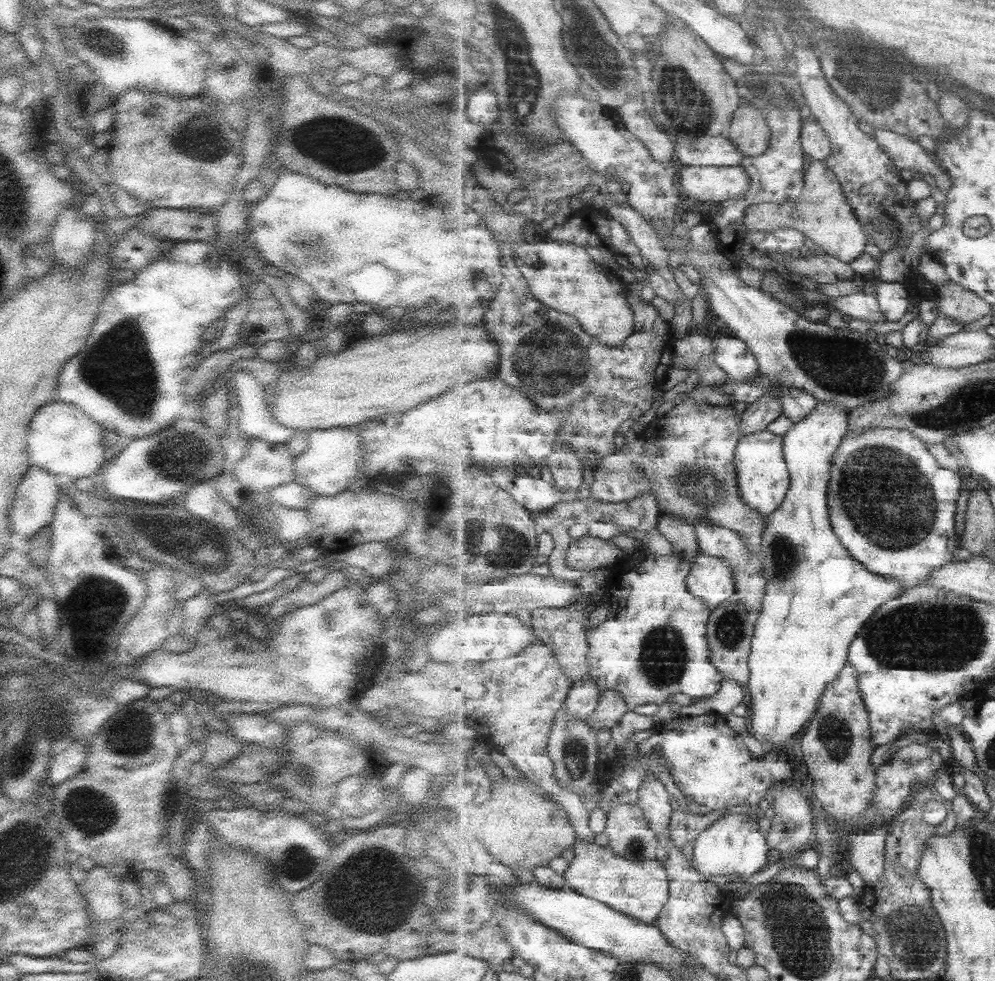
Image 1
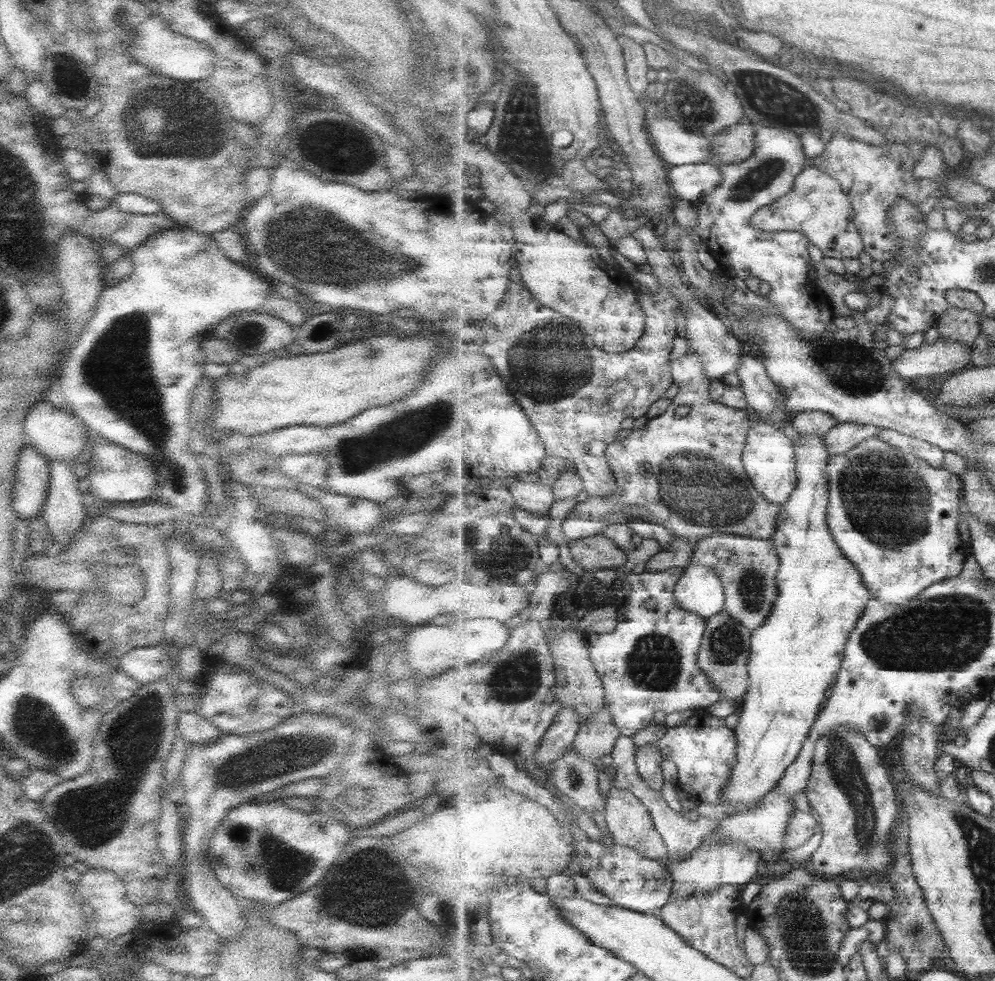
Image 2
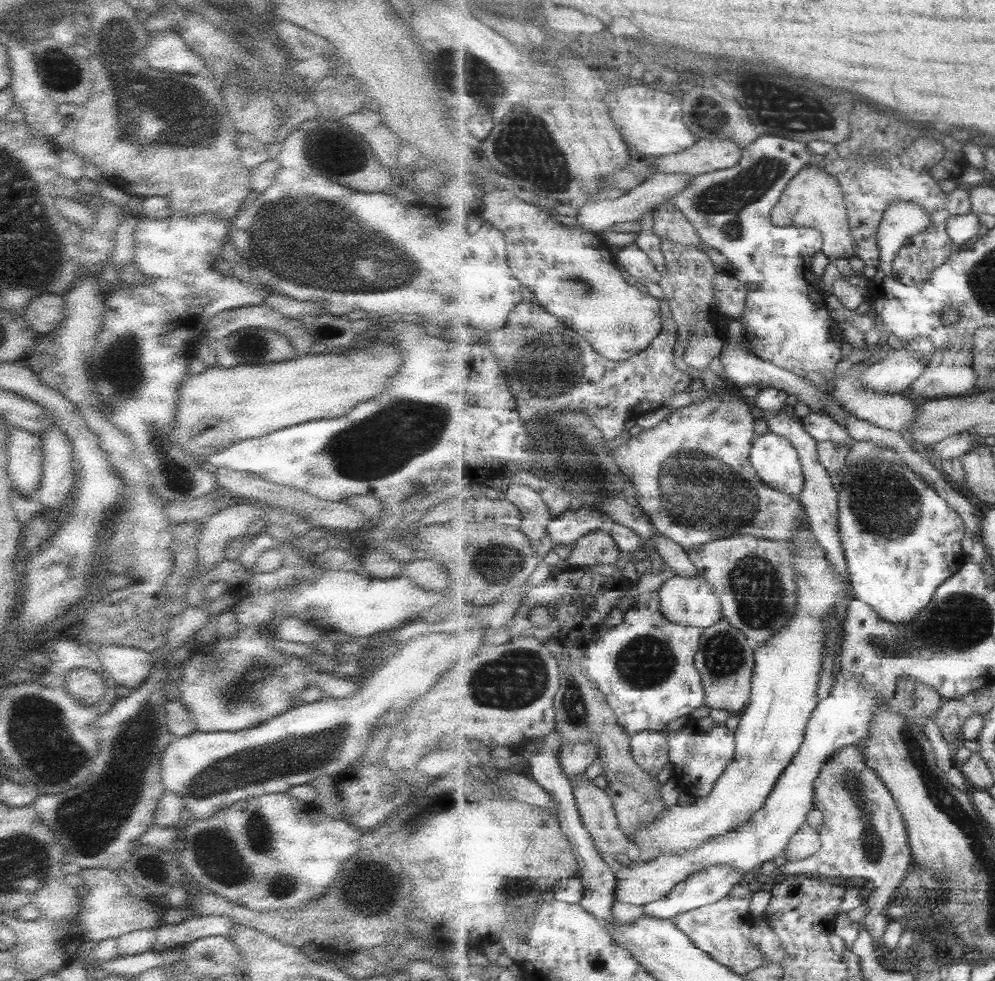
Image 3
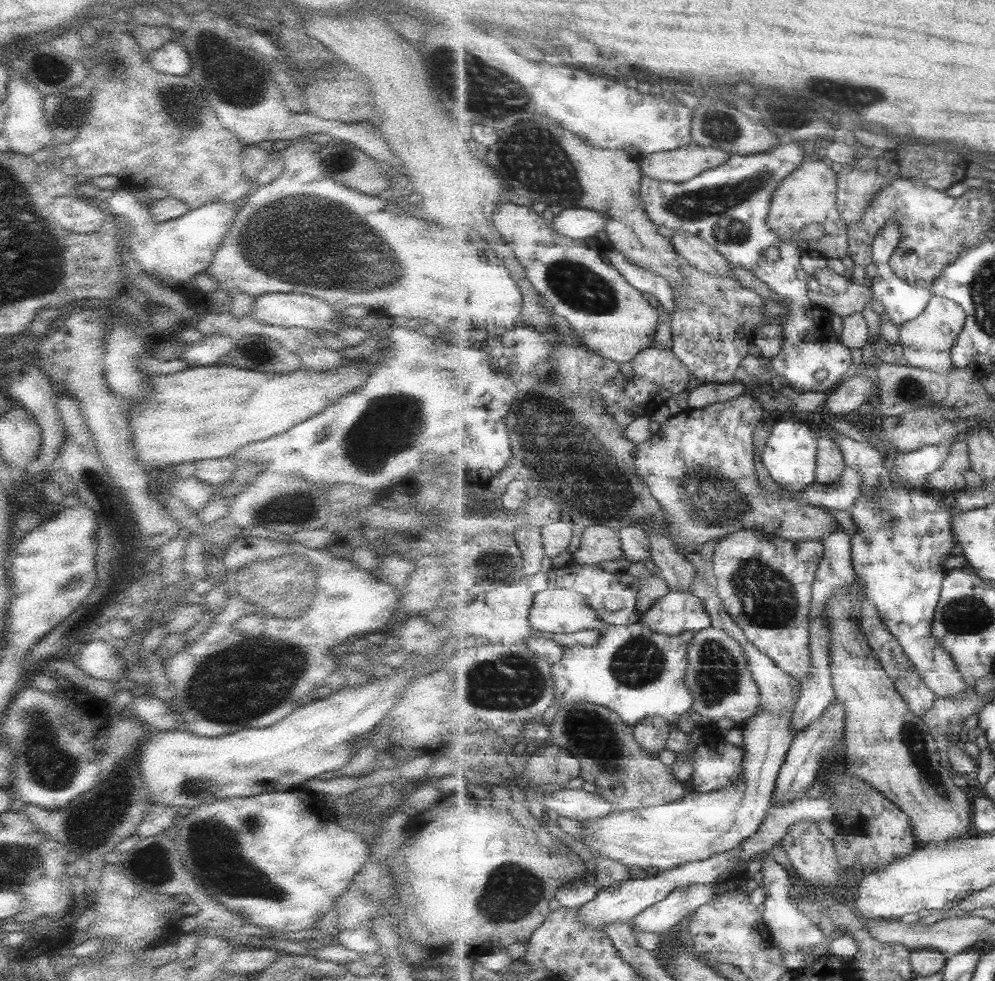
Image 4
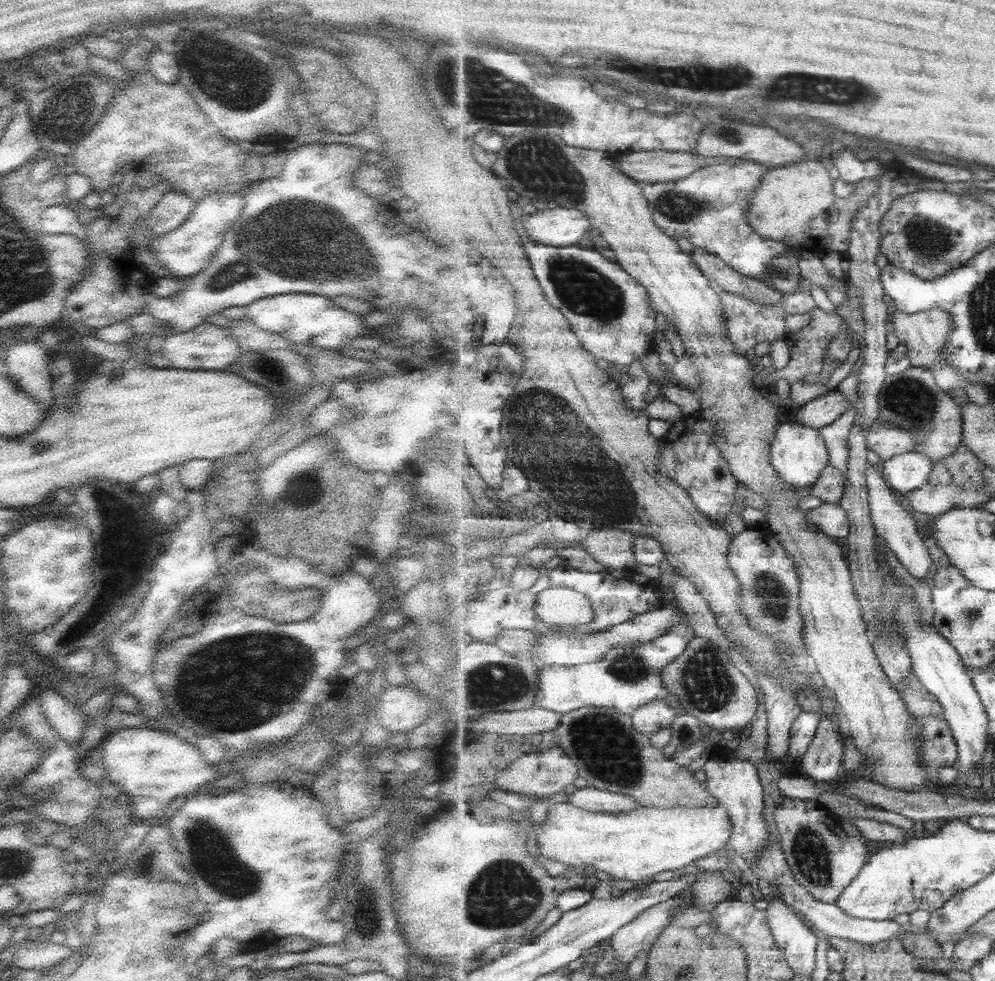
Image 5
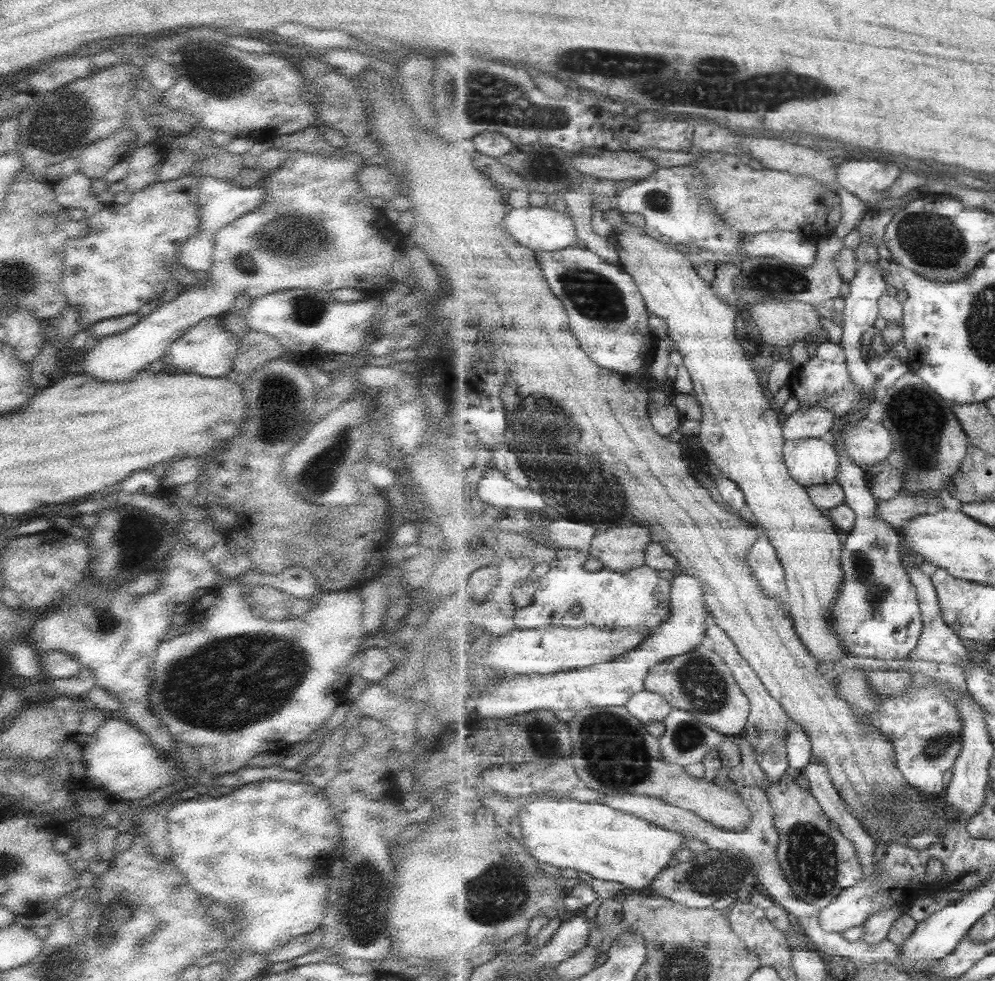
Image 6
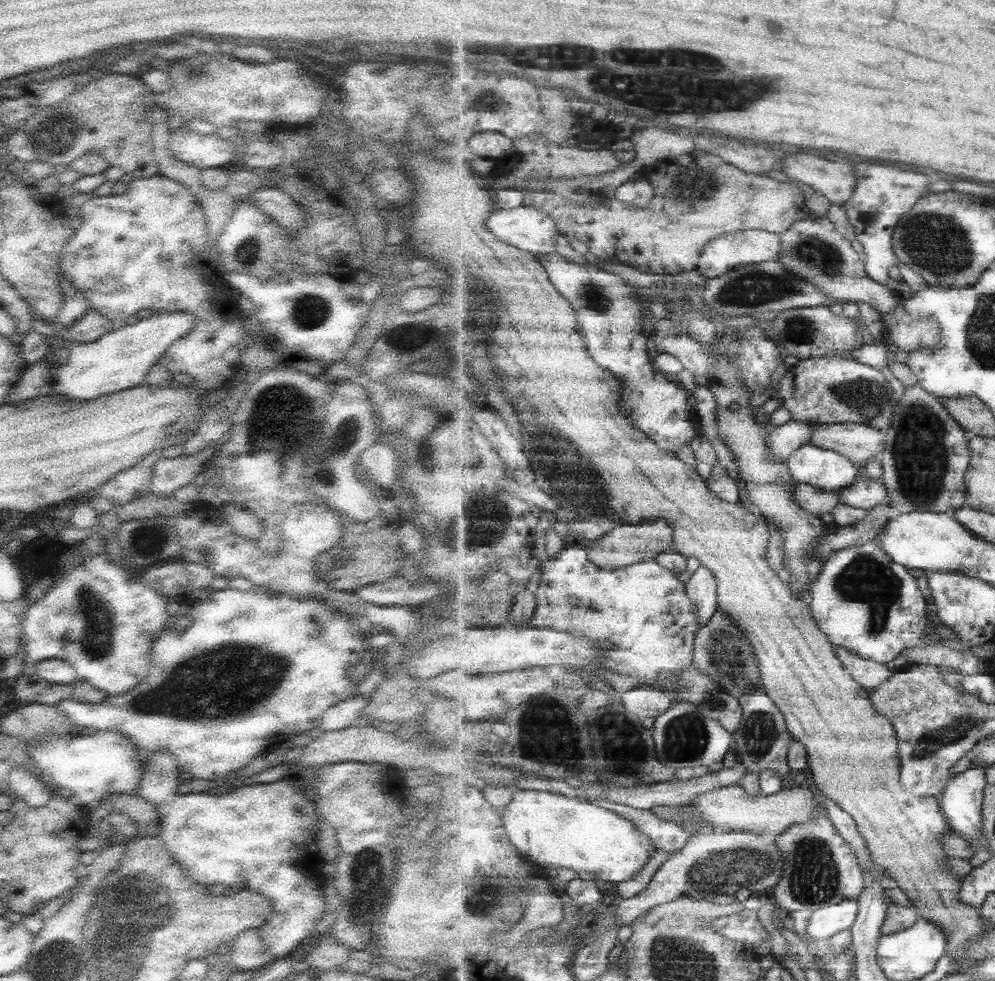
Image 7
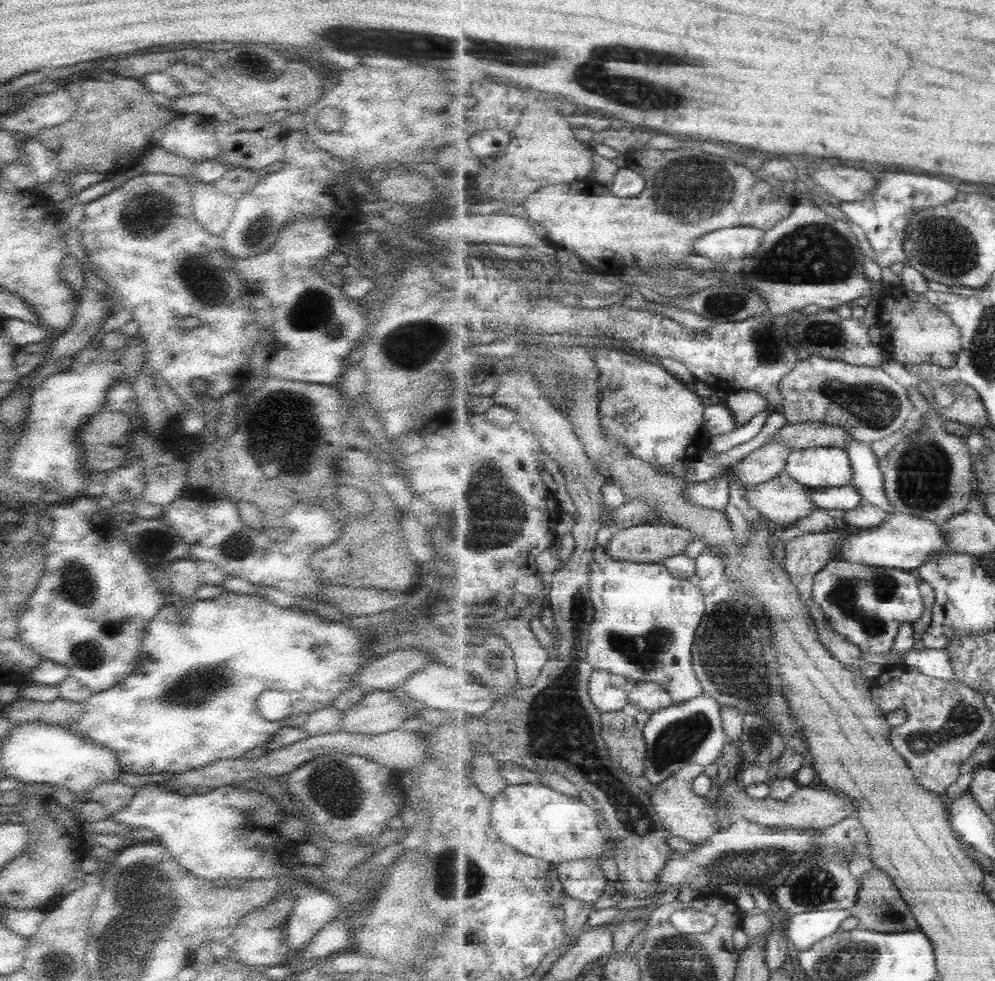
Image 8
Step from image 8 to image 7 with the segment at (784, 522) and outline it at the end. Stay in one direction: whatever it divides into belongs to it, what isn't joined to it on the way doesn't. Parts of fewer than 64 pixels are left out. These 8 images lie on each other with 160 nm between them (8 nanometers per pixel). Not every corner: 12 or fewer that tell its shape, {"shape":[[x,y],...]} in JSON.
{"shape":[[810,484],[794,488],[797,504],[821,516],[840,503],[838,491]]}

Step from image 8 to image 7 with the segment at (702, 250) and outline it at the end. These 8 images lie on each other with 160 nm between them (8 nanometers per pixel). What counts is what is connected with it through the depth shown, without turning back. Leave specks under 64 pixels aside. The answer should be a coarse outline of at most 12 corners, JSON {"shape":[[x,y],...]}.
{"shape":[[740,230],[714,238],[696,271],[705,279],[779,260],[781,235]]}

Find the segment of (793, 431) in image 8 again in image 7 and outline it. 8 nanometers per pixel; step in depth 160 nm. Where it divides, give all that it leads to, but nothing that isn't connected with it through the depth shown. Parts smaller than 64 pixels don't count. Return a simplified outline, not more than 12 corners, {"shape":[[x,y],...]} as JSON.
{"shape":[[857,423],[816,425],[809,443],[858,467],[882,459],[887,435]]}

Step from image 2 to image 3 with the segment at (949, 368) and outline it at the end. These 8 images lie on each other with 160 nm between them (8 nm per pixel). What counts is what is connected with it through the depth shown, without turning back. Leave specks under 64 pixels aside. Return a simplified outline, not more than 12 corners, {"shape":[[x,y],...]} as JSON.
{"shape":[[890,349],[862,374],[863,390],[904,394],[927,359]]}

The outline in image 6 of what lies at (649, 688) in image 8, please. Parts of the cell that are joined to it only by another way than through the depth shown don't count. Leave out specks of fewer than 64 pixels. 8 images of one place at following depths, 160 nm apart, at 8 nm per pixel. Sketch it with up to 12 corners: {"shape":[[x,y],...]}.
{"shape":[[648,690],[625,707],[646,725],[665,720],[674,709],[664,696]]}

